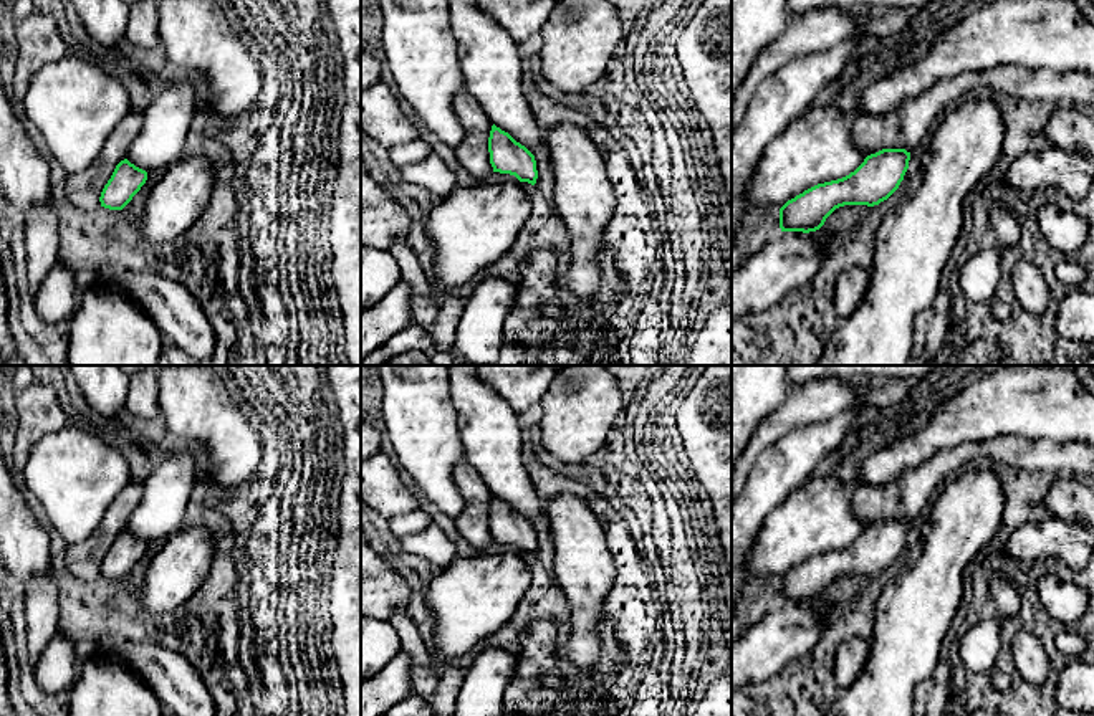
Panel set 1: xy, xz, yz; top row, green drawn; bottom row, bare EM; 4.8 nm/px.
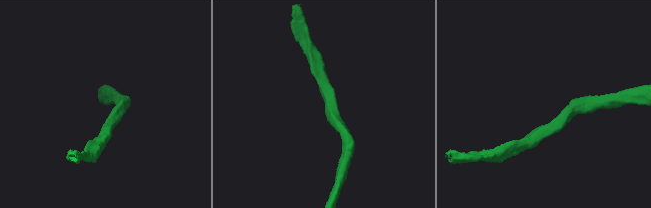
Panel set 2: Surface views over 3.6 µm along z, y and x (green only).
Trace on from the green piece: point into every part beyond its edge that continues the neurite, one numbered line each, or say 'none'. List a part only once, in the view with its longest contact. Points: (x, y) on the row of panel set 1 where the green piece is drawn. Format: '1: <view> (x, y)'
1: xy (83, 189)

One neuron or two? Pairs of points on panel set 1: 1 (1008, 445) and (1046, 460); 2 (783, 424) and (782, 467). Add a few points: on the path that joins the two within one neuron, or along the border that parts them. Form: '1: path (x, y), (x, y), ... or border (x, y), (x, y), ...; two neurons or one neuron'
1: path (1018, 452), (1036, 455); one neuron
2: border (820, 420), (785, 434), (755, 462); two neurons

